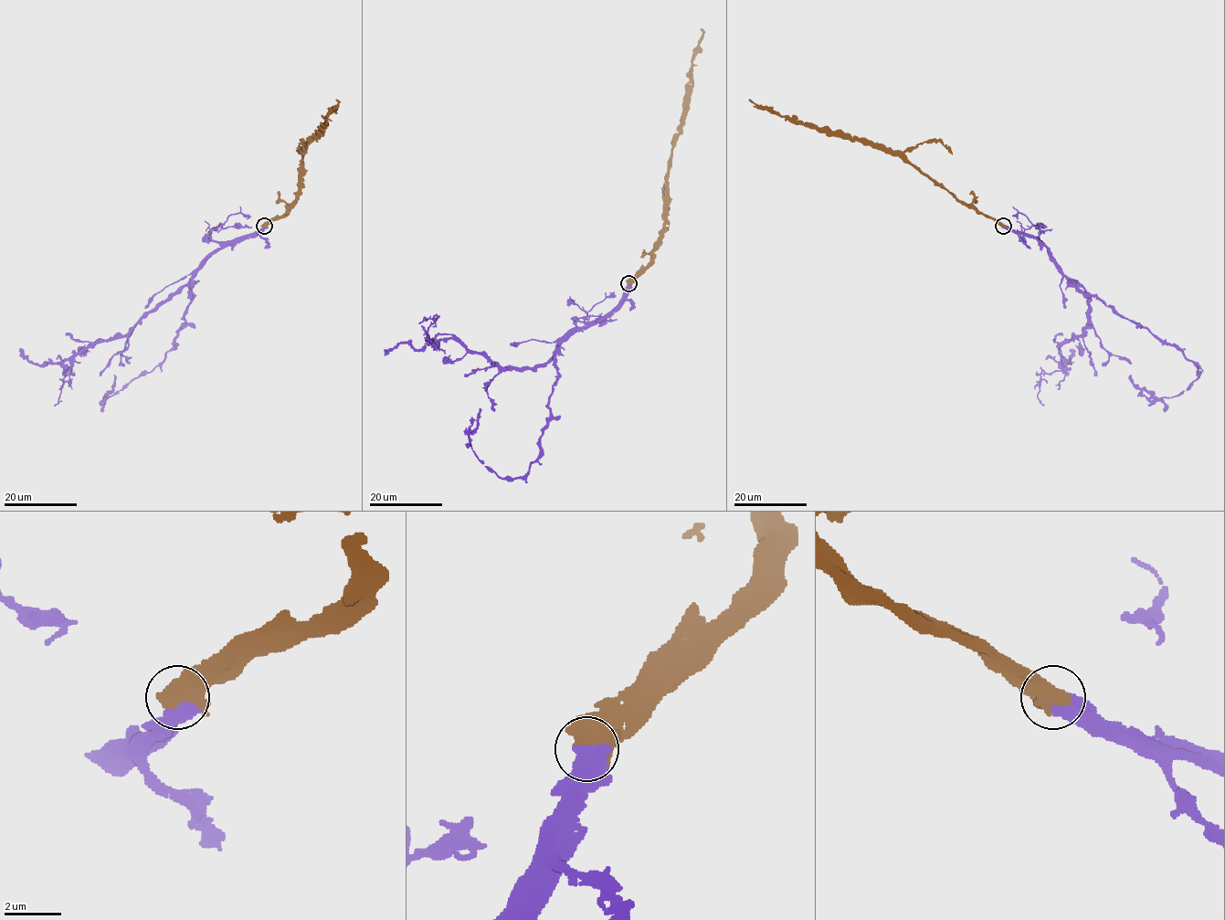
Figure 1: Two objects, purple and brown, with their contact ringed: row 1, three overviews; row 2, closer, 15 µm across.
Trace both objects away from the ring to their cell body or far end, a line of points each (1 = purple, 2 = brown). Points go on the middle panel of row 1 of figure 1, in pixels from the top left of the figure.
1: (628, 283), (610, 311), (557, 348), (550, 418), (525, 475), (500, 478), (472, 449), (479, 409)
2: (628, 283), (649, 261), (664, 223), (672, 143), (685, 111), (700, 28)

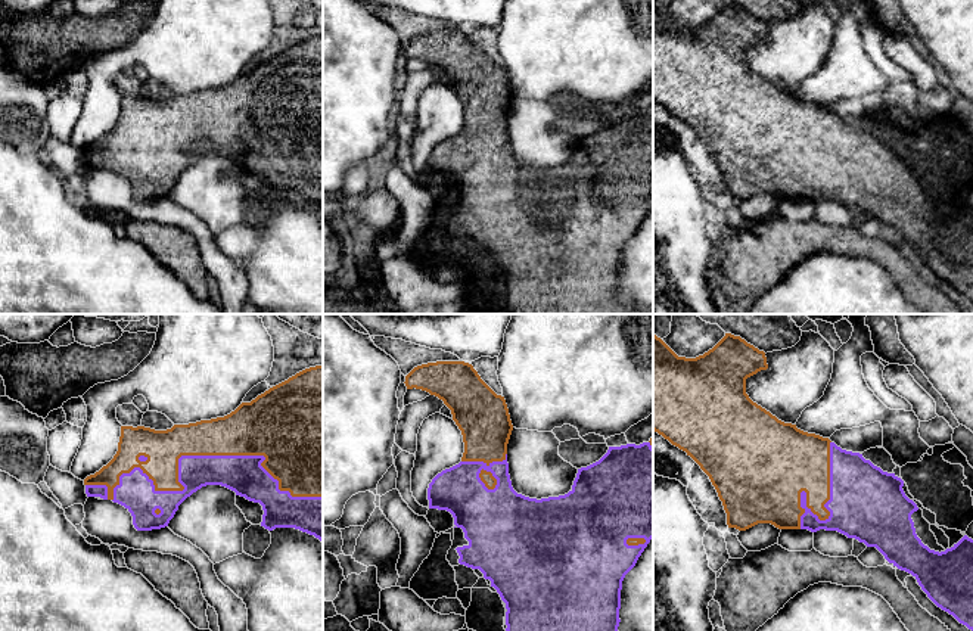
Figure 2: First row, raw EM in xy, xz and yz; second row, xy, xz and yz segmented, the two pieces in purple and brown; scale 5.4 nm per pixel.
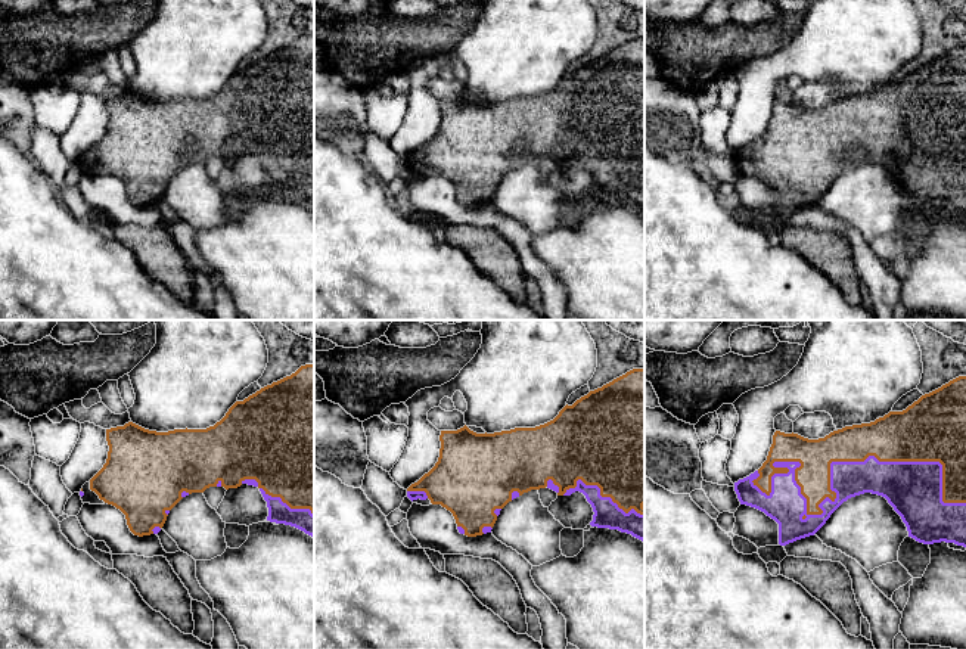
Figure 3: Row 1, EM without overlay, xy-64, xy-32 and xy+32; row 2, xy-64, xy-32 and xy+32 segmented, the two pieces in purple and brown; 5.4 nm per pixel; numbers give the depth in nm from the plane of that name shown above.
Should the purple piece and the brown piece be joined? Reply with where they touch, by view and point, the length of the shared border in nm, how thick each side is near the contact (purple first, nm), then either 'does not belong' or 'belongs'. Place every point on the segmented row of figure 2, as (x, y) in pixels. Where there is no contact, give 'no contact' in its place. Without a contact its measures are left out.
meets purple in xy at (204, 456); contact 1150 nm long; 200 nm thick on the purple side, 260 nm on the other; belongs

